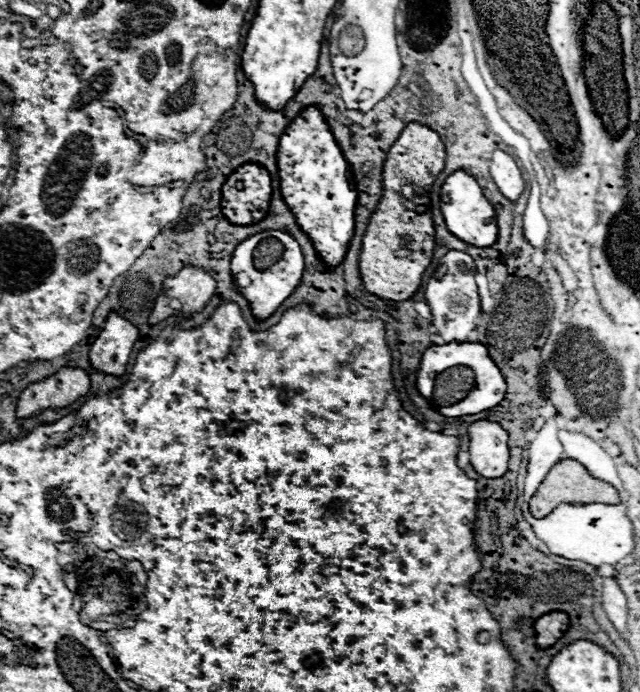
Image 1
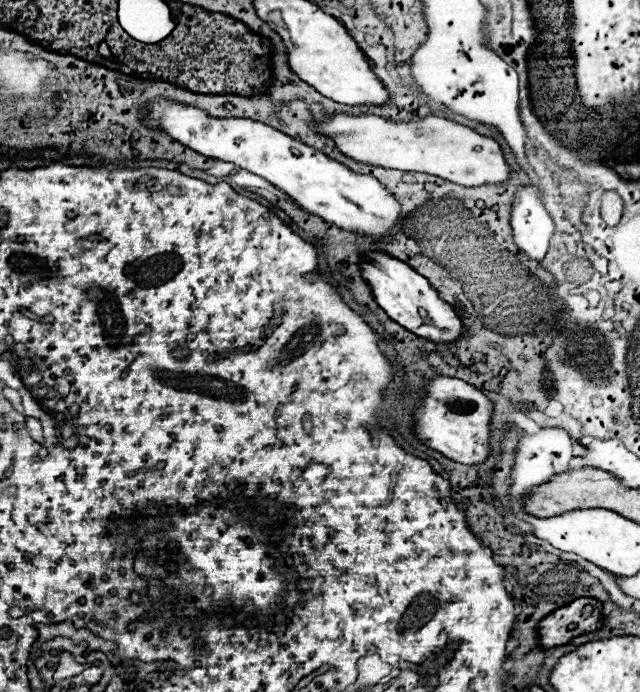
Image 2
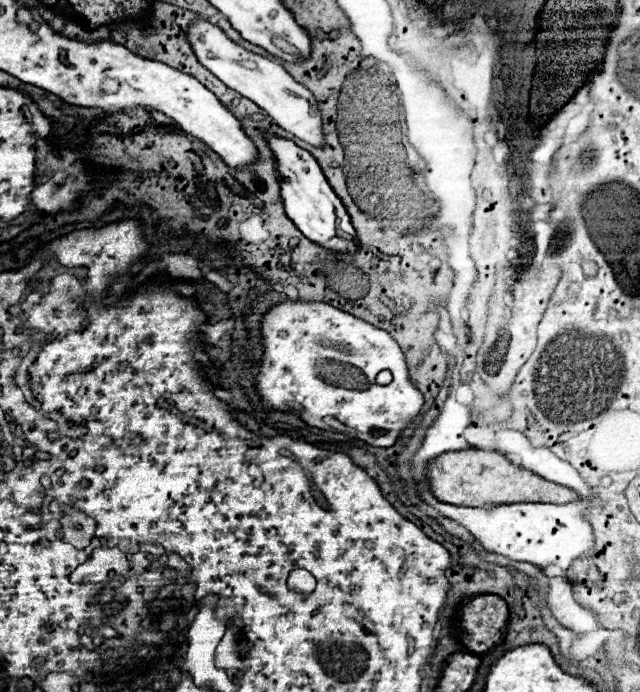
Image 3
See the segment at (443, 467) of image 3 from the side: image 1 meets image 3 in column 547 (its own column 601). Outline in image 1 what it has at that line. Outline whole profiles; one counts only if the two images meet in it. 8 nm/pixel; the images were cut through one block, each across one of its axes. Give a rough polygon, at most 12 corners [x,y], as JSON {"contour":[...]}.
{"contour":[[576,460],[558,462],[530,498],[536,518],[562,502],[620,504]]}

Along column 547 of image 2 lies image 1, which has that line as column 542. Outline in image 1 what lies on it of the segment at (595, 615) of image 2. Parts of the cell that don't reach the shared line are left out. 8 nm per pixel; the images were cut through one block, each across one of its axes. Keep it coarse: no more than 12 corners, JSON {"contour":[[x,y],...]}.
{"contour":[[566,612],[536,620],[536,642],[550,648],[570,628]]}

